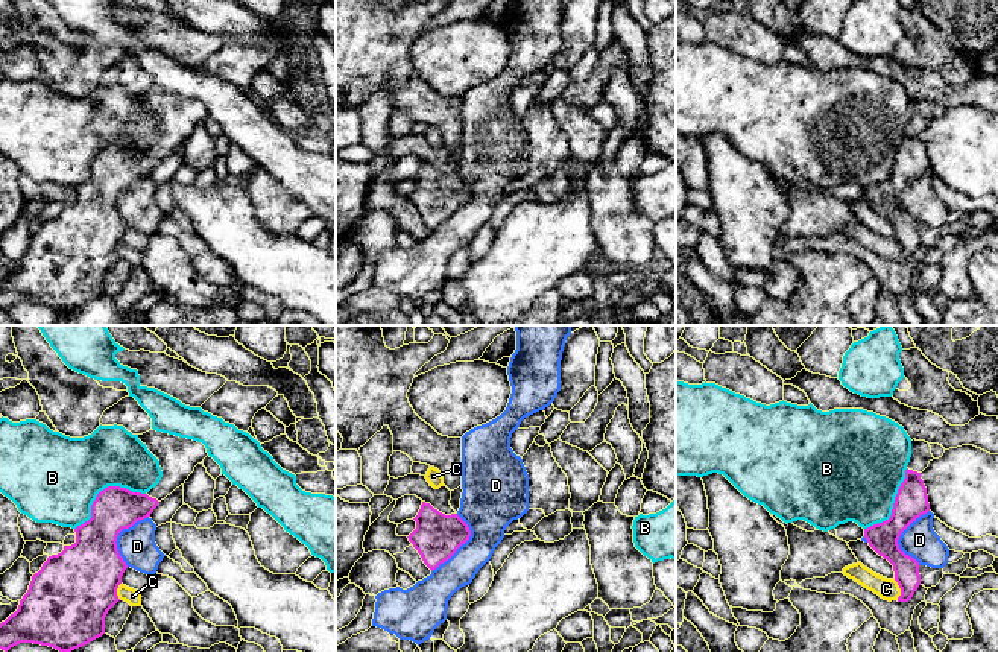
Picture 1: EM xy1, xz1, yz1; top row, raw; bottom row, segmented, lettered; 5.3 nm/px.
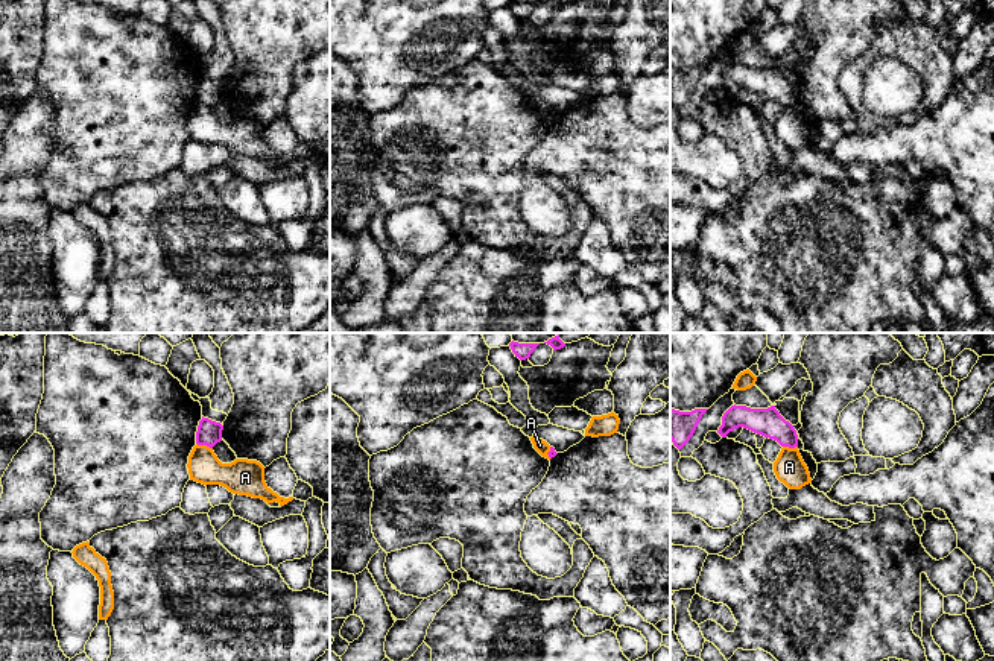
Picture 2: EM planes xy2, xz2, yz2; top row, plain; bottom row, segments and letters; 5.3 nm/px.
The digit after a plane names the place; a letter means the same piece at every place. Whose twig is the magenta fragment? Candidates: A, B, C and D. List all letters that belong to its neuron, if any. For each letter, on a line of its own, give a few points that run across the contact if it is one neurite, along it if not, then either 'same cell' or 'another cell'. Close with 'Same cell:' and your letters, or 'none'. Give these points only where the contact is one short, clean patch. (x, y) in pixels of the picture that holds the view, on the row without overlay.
A: line xy2 (196, 102), (212, 108); another cell
B: another cell
C: another cell
D: another cell
Same cell: none

